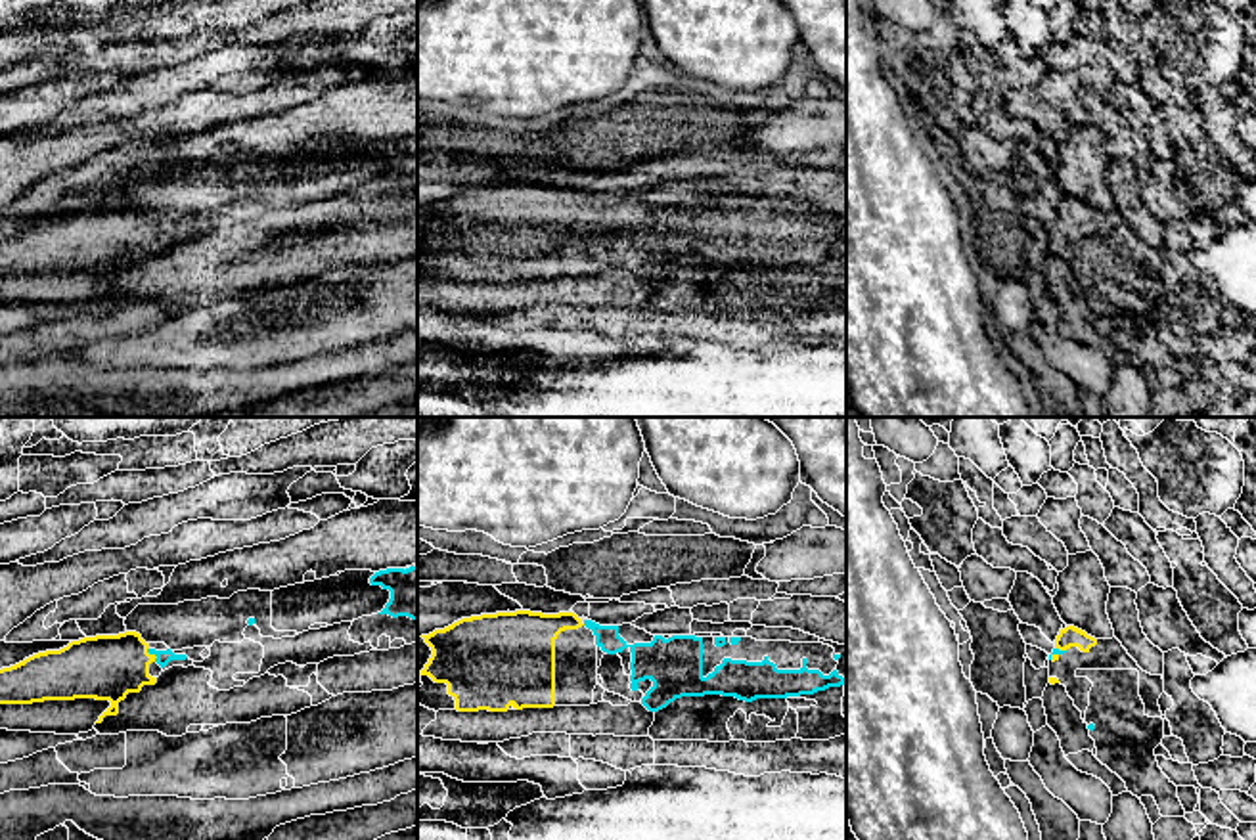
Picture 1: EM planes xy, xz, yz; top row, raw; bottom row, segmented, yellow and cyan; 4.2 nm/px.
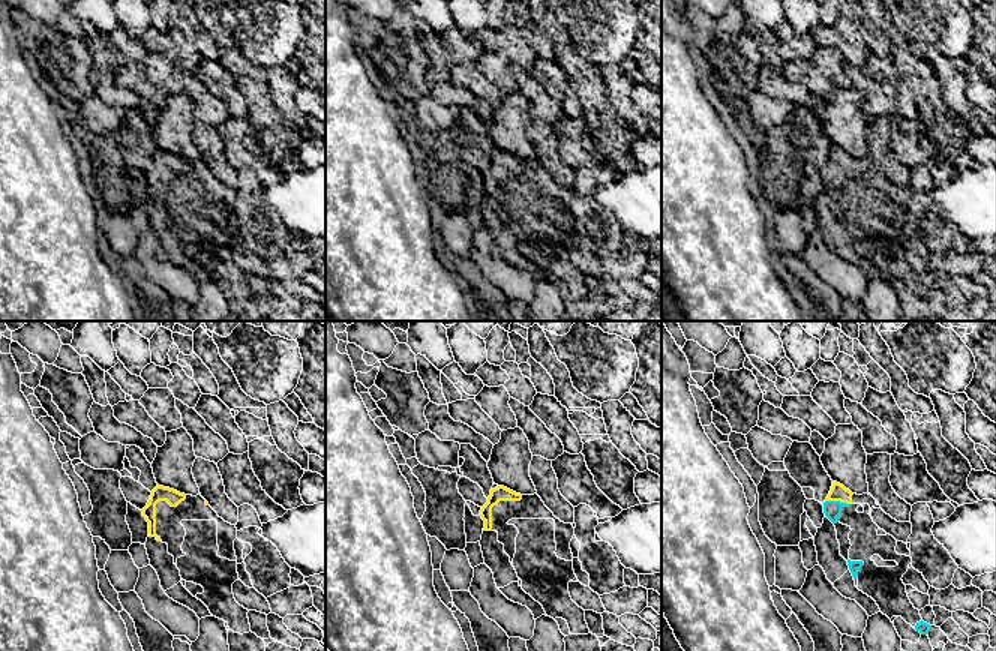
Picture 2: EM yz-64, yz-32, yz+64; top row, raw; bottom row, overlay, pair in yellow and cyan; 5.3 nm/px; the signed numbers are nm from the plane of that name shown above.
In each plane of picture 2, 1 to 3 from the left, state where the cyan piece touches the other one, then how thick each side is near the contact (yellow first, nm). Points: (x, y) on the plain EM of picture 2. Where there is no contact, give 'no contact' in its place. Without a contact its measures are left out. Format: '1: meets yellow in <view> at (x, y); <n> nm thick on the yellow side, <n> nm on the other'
1: no contact
2: no contact
3: meets yellow in yz+64 at (839, 164); 90 nm thick on the yellow side, 100 nm on the other

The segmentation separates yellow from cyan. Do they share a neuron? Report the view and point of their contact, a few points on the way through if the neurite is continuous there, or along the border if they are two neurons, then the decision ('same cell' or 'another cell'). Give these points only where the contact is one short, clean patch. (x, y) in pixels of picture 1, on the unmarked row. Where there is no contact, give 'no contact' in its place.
meets yellow in xy at (152, 226); same cell

